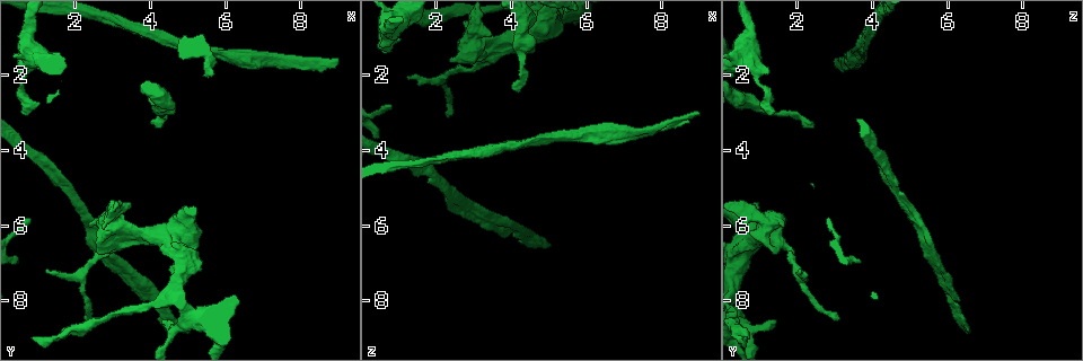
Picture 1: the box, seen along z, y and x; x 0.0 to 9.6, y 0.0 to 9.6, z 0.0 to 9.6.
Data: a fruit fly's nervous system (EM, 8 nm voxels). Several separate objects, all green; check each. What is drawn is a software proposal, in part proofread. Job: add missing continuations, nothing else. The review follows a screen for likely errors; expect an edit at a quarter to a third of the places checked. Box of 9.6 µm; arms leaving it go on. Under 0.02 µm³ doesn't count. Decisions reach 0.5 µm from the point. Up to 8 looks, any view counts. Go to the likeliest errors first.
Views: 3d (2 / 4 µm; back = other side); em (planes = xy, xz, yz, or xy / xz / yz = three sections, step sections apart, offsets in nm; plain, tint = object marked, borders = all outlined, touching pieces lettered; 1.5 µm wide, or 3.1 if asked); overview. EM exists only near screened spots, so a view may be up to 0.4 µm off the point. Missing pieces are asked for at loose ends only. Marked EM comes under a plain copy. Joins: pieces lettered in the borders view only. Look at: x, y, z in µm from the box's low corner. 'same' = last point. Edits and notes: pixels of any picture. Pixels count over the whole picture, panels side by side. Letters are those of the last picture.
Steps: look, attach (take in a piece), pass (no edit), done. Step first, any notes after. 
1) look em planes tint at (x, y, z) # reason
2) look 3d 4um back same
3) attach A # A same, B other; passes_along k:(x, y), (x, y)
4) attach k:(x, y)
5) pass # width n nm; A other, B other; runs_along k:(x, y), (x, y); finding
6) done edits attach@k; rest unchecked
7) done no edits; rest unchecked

look 3d 4um at (1.20, 7.20, 2.05) # tapers out

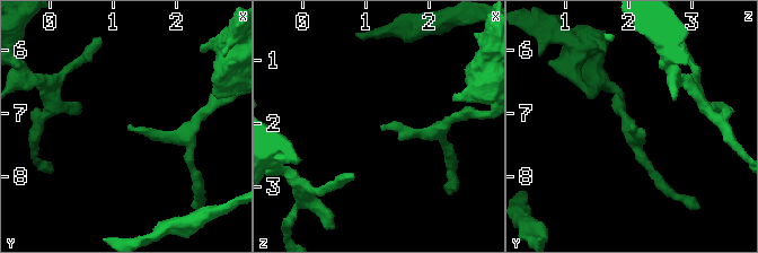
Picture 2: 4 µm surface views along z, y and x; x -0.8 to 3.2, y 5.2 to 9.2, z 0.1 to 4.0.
look em planes borders at (1.25, 7.20, 2.05)

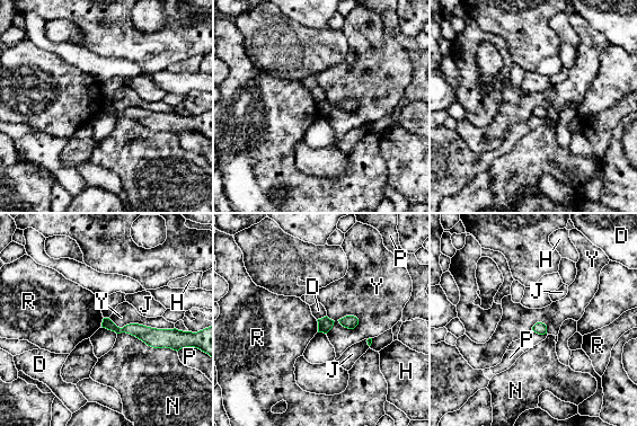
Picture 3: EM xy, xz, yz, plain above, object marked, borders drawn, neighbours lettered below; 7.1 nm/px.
pass # D other, H other, J other, N other, P other, R other, Y other; runs_along 3:(105, 321), (144, 334), (171, 331); none of them fits

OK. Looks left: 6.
look em xy step 8 borders at (0.80, 8.95, 0.65) # long arm stops here

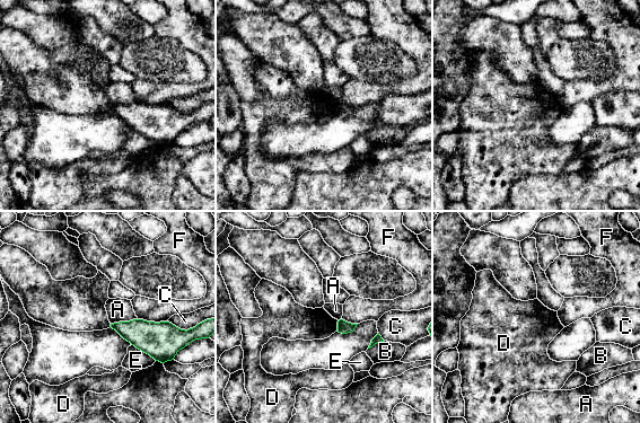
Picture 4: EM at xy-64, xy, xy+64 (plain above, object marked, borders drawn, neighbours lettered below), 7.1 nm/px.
look em xz step 4 borders same

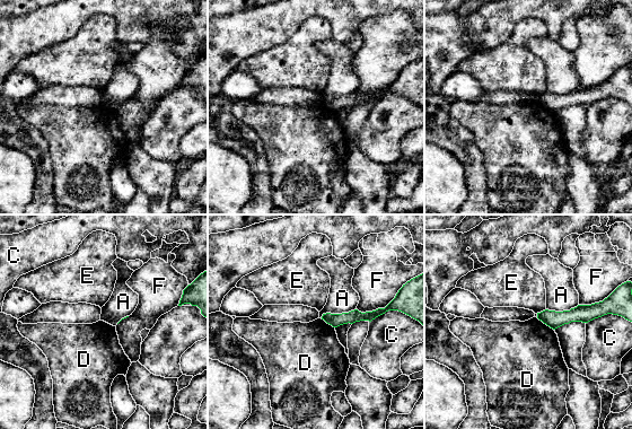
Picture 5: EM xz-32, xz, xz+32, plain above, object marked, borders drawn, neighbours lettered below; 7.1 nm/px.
pass # A other, C other, D other, E other, F other; no lettered piece goes on from it

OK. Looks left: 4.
look em xy step 4 tint at (5.05, 8.80, 6.55) # thin end

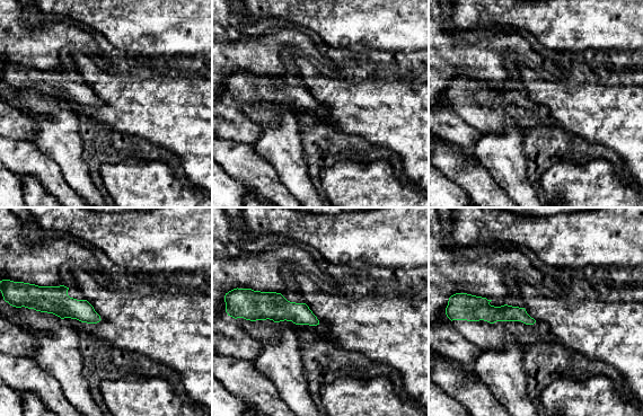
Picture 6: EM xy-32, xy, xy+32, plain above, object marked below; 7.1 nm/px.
look em yz step 4 borders same # cut it another way

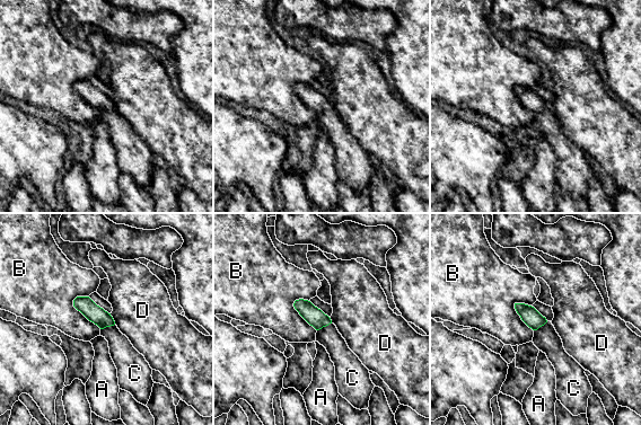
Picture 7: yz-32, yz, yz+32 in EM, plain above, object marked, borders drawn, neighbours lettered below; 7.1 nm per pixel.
attach C # width 110 nm; A other, B other, C same, D other; passes_along 7:(85, 304), (107, 326), (124, 355); it goes on there

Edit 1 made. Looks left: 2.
done edits attach@7; rest unchecked

